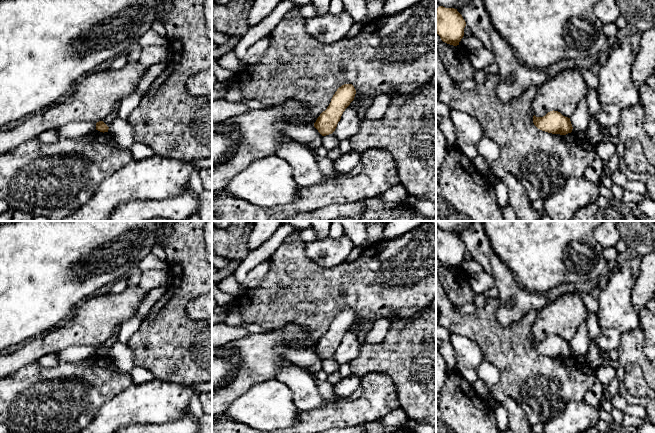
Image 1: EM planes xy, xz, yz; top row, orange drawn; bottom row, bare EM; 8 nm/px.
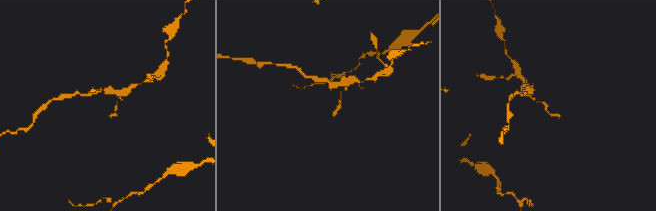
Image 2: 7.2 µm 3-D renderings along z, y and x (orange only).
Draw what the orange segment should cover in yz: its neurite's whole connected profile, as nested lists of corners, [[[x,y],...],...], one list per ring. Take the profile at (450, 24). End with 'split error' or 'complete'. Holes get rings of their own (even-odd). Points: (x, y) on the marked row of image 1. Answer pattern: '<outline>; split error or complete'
[[[439,6],[436,9],[436,33],[447,44],[457,46],[464,36],[466,22],[454,8]]]; complete

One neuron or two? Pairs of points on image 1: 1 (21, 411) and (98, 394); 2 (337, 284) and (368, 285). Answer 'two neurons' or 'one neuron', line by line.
1: one neuron
2: one neuron

